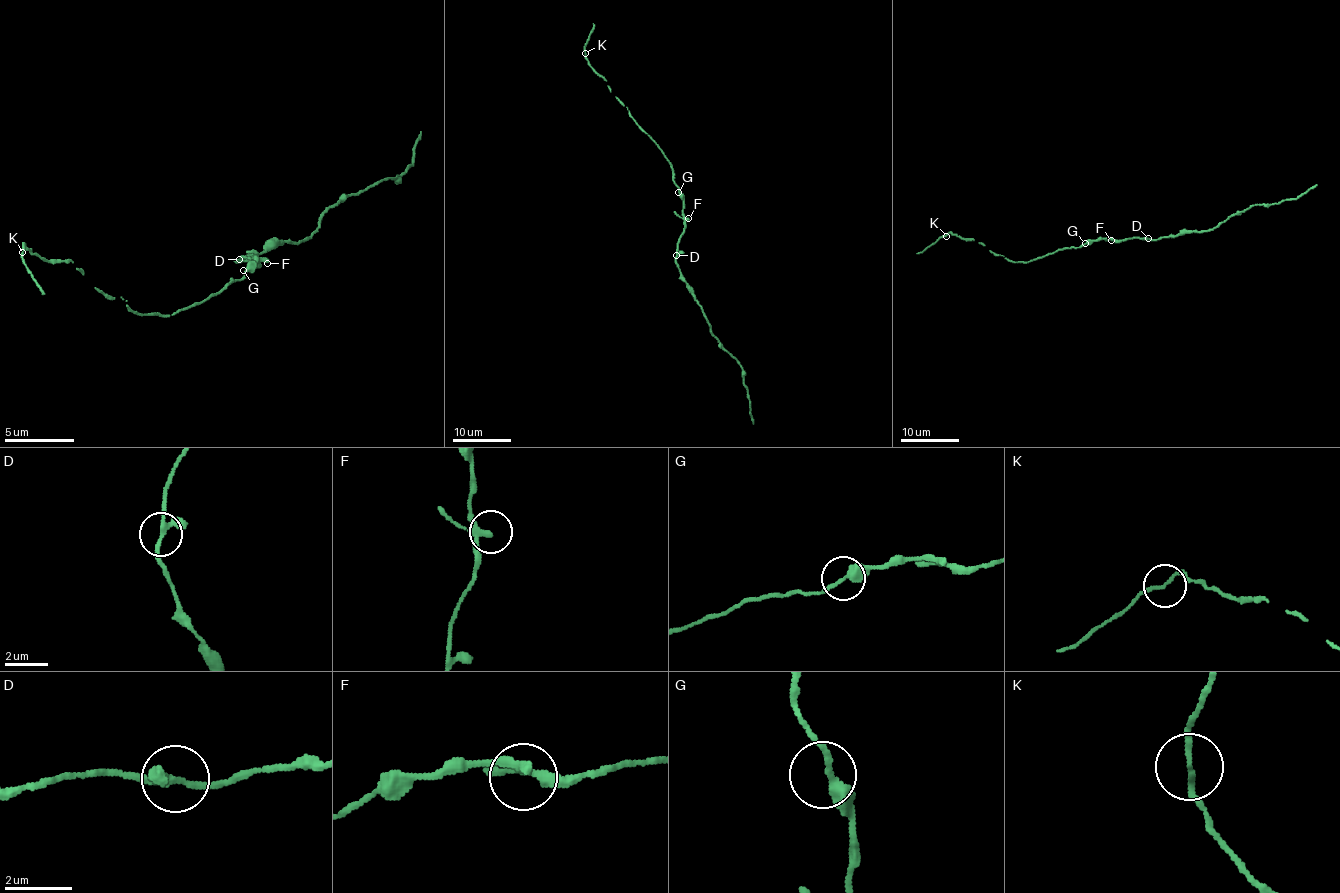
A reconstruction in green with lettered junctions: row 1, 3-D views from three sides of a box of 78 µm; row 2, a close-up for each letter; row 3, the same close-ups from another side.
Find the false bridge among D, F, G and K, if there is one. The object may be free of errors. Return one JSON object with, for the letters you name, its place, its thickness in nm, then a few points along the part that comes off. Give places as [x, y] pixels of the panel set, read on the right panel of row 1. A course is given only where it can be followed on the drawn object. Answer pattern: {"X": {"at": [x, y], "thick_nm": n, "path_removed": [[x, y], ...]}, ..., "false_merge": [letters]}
{"false_merge": []}

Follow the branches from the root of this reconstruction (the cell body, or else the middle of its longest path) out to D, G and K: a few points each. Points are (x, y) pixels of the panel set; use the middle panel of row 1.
D: (682, 215), (684, 233), (677, 255)
G: (682, 215), (682, 196), (678, 192)
K: (682, 215), (682, 195), (674, 182), (671, 163), (615, 97), (584, 53)

